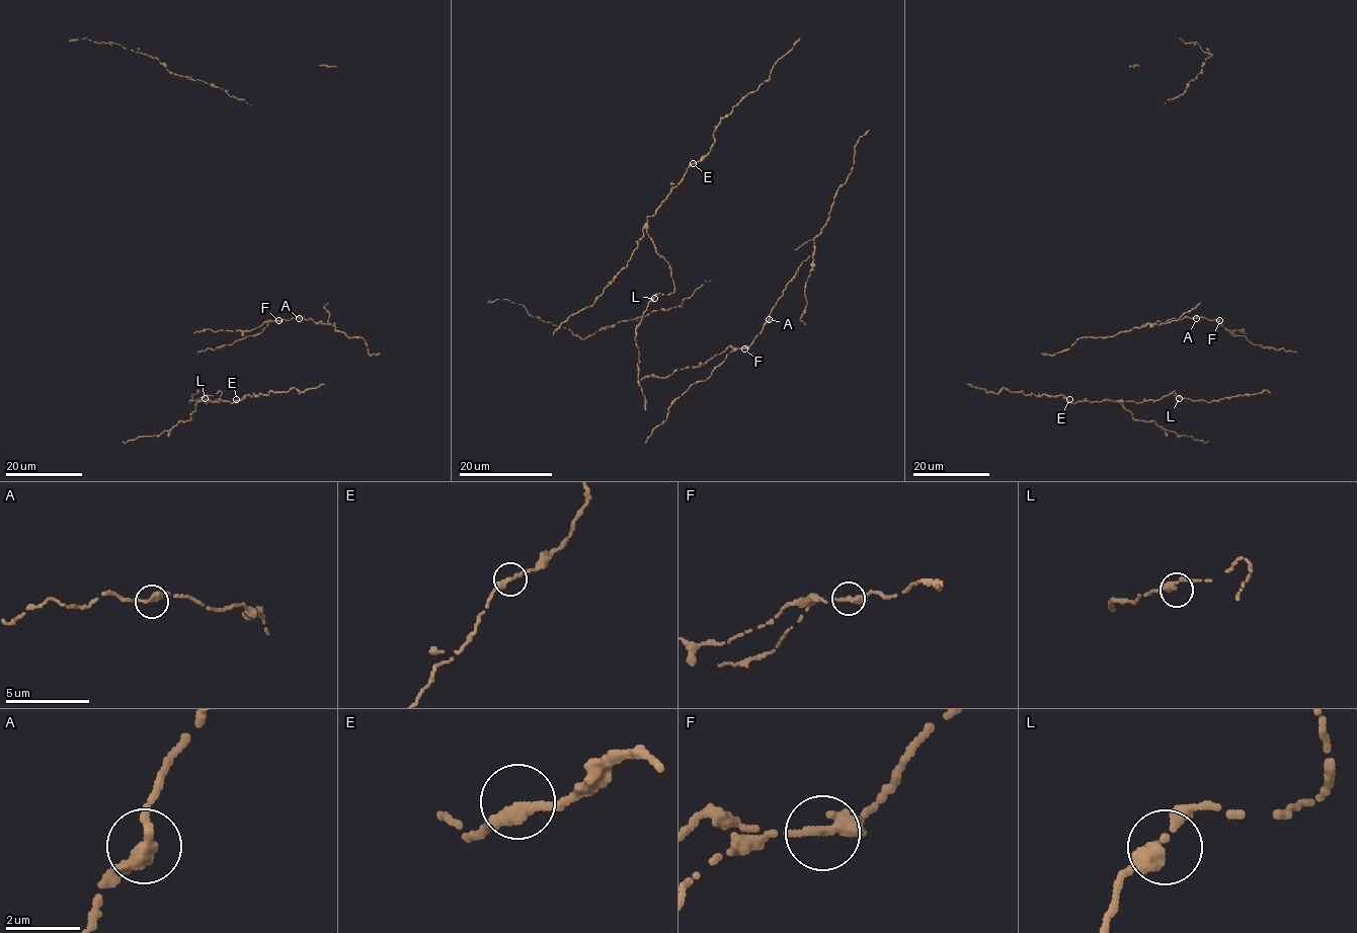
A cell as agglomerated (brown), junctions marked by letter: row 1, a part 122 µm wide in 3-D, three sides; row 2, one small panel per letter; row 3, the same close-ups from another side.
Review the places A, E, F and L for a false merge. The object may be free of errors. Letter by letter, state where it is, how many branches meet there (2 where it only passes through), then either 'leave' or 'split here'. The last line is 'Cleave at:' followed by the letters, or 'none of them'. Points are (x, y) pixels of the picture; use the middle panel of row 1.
A: at (769, 319); 2 branches meet; leave
E: at (693, 163); 2 branches meet; leave
F: at (744, 348); 2 branches meet; split here
L: at (654, 298); 2 branches meet; leave
Cleave at: F

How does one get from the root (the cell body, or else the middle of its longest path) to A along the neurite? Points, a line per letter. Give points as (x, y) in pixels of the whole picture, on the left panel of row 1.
A: (271, 321), (299, 318)

